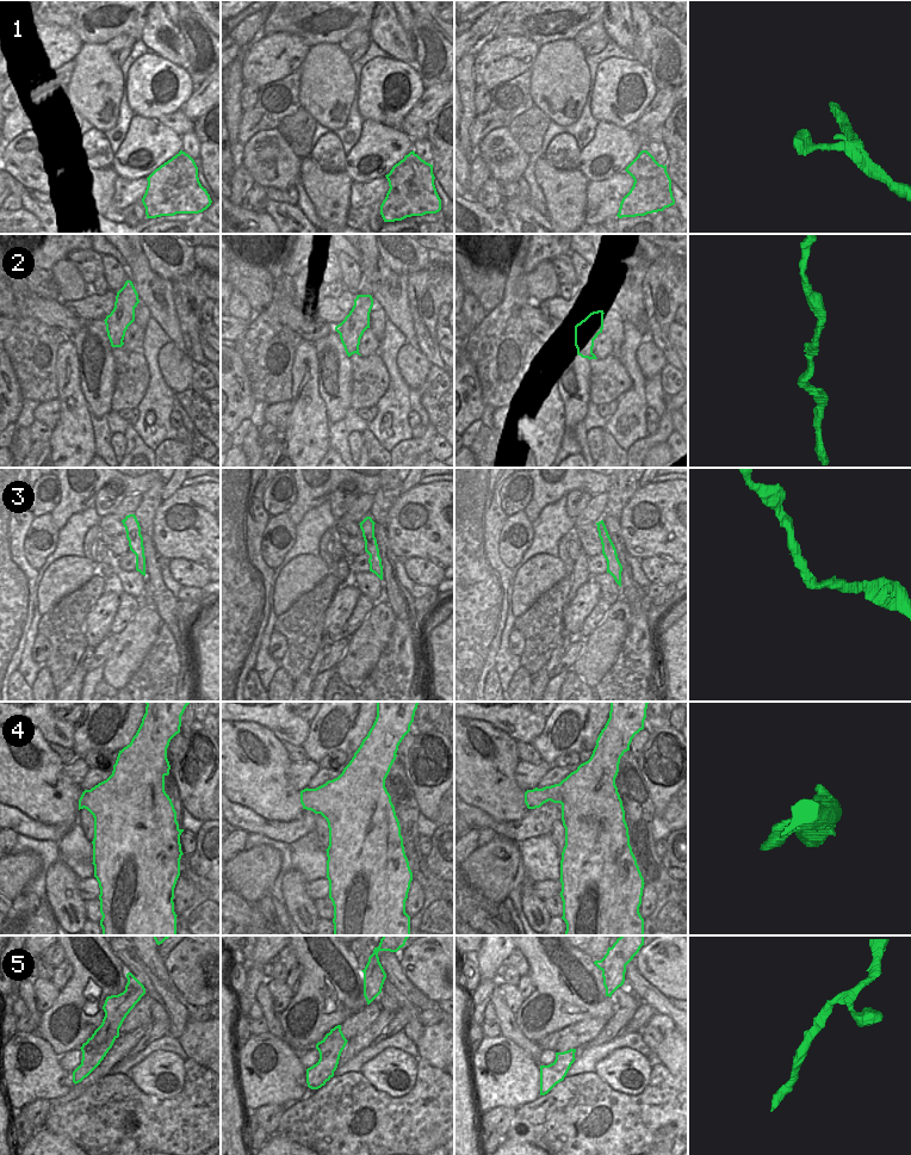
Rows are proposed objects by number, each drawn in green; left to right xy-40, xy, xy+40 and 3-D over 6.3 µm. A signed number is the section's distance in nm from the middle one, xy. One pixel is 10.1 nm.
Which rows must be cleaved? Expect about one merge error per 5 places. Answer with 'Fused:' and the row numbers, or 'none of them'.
Fused: 1

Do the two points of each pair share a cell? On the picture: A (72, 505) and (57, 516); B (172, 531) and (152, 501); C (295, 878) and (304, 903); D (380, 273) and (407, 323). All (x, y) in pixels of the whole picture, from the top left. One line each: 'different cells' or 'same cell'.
A: same cell
B: different cells
C: same cell
D: same cell

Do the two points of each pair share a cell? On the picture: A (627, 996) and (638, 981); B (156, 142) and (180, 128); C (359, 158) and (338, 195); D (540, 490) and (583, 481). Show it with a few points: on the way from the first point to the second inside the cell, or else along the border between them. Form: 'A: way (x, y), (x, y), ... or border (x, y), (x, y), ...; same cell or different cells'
A: border (628, 986), (637, 998); different cells
B: border (153, 119), (168, 127), (179, 136); different cells
C: border (344, 171), (353, 180); different cells
D: way (551, 485), (572, 481); same cell

